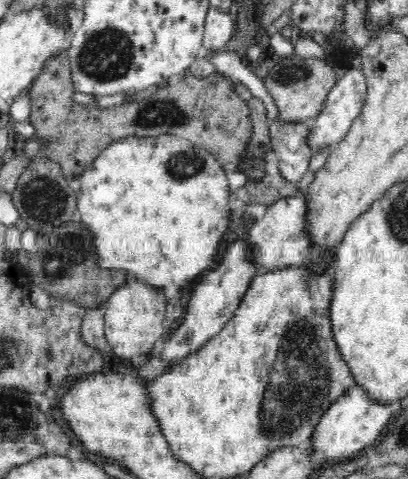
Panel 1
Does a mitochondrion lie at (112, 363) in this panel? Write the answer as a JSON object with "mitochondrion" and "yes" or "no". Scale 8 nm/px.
{"mitochondrion":"no"}

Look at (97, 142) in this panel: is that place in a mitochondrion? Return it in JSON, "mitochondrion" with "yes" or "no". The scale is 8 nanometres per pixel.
{"mitochondrion":"no"}

